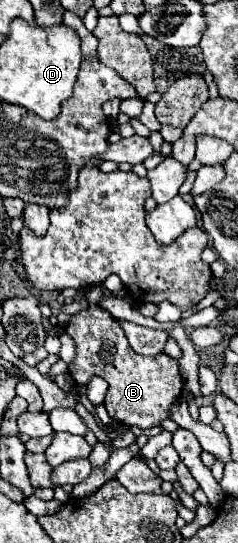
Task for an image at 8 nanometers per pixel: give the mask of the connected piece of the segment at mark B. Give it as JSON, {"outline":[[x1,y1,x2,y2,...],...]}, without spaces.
{"outline":[[97,306,75,314,65,330,75,340,75,360,69,366,73,382,77,386,87,386,93,376,107,380,109,390,105,394,105,408,113,420,127,426,149,428,167,418,169,408,177,402,183,390,177,360,167,354,143,356,133,352,117,320]]}

